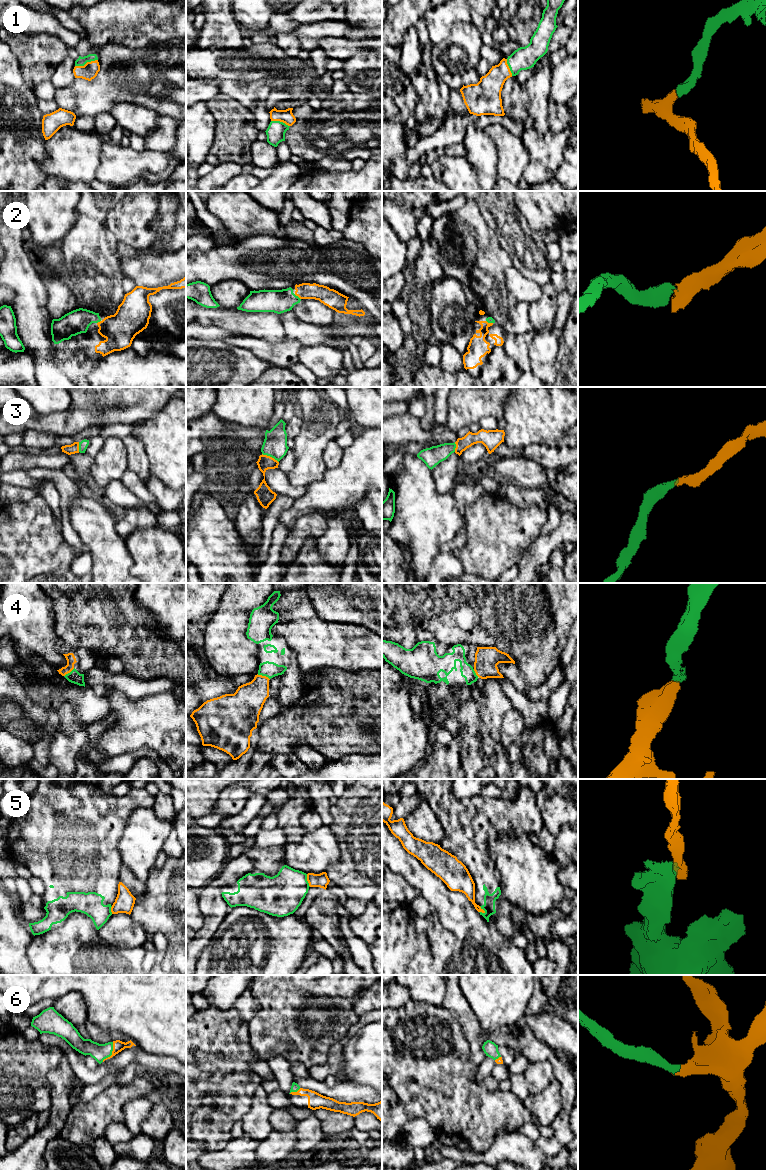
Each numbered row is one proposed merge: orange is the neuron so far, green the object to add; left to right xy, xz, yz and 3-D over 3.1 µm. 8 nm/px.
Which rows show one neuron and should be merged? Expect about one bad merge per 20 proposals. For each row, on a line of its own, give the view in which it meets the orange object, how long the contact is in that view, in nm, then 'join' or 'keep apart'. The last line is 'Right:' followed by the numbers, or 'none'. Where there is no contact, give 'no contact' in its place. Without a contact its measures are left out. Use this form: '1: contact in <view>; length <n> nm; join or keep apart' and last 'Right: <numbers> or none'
1: contact in xy; length 190 nm; join
2: contact in xz; length 70 nm; join
3: contact in xz; length 150 nm; join
4: contact in xz; length 110 nm; join
5: contact in yz; length 80 nm; keep apart
6: contact in xy; length 180 nm; join
Right: 1, 2, 3, 4, 6

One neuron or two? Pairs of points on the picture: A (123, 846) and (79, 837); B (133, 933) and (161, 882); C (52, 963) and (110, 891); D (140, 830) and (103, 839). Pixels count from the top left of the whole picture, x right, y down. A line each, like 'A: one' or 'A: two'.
A: two
B: two
C: two
D: two

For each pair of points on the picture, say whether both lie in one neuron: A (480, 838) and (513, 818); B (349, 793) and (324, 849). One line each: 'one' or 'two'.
A: one
B: two

